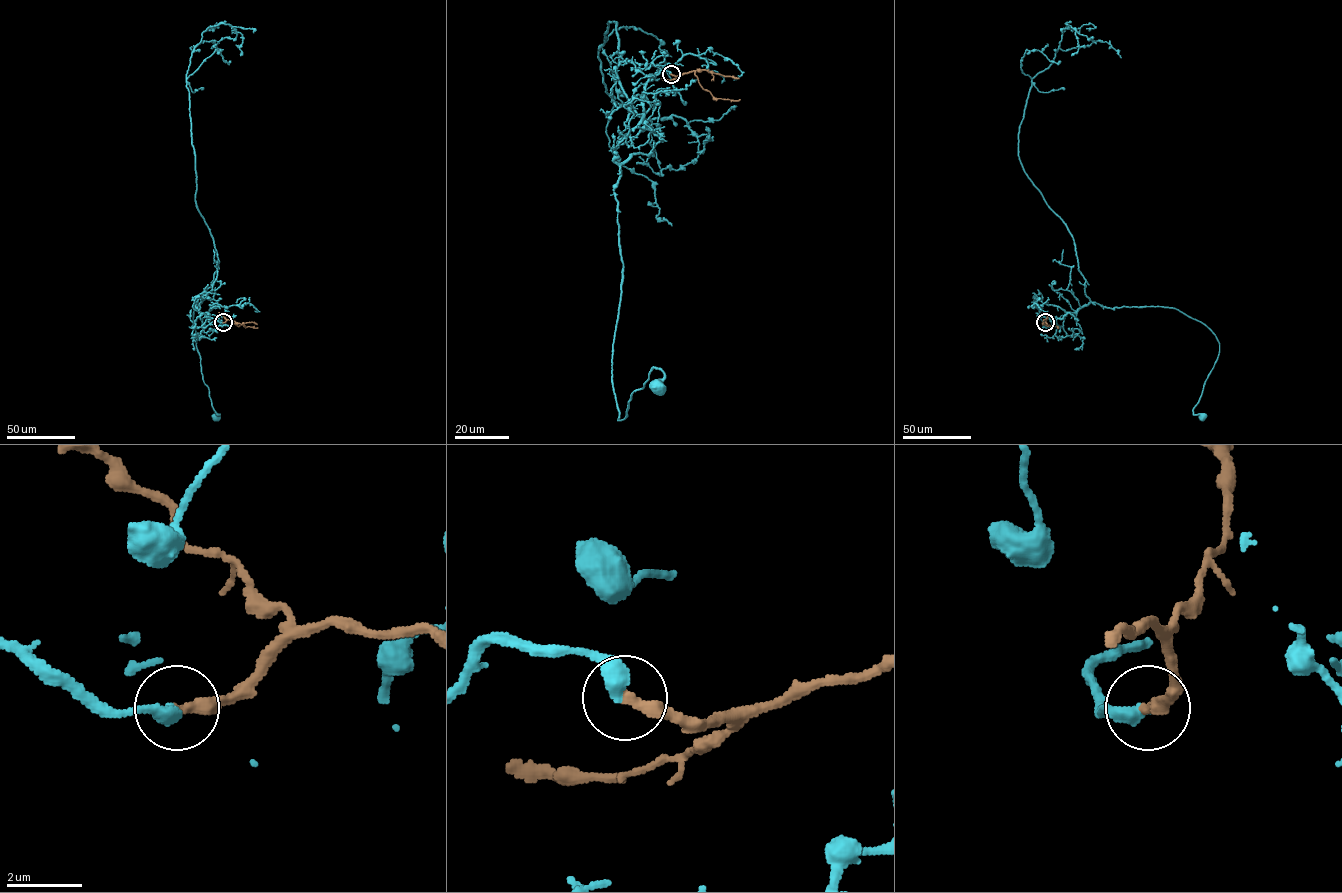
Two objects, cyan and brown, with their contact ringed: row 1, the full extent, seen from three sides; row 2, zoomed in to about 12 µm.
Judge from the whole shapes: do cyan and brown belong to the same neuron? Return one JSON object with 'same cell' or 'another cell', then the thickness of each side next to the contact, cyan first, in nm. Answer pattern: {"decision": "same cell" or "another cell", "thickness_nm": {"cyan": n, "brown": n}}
{"decision": "same cell", "thickness_nm": {"cyan": 440, "brown": 320}}

